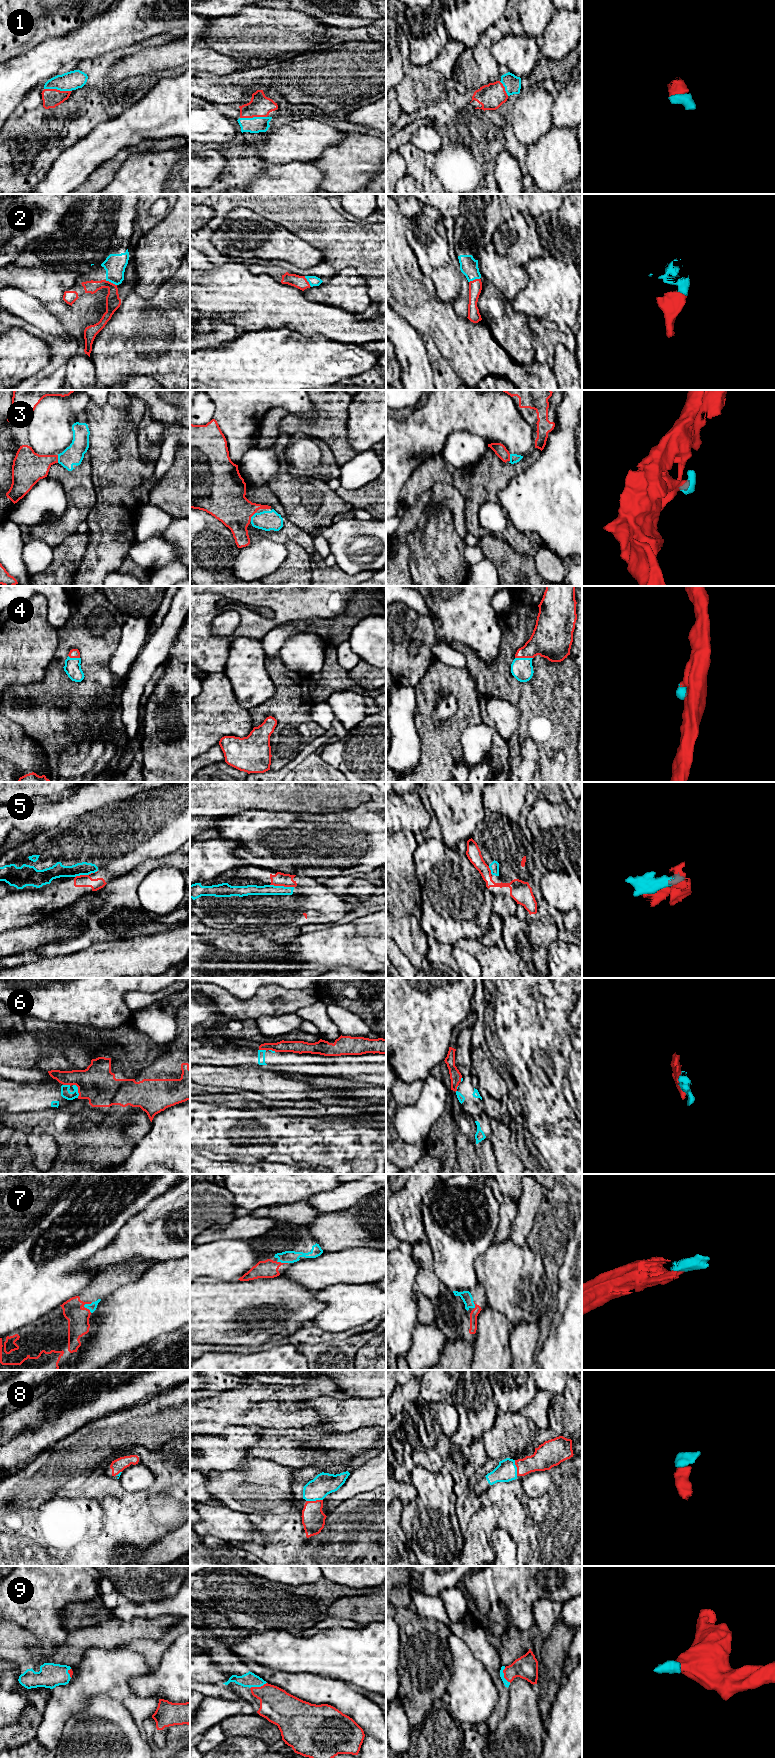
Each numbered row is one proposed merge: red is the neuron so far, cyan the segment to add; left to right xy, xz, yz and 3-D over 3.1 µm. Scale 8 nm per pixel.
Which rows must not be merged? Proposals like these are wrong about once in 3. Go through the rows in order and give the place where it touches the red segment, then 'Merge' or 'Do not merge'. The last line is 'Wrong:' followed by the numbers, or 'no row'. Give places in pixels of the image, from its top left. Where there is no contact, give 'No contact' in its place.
1: Touches red at xy (58, 90). Merge
2: Touches red at xy (111, 283). Merge
3: Touches red at xz (252, 515). Merge
4: Touches red at yz (524, 657). Merge
5: Touches red at xz (282, 885). Merge
6: Touches red at xy (78, 1090). Do not merge
7: Touches red at xy (86, 1308). Merge
8: Touches red at xz (314, 1501). Merge
9: Touches red at xz (258, 1687). Merge
Wrong: 6

